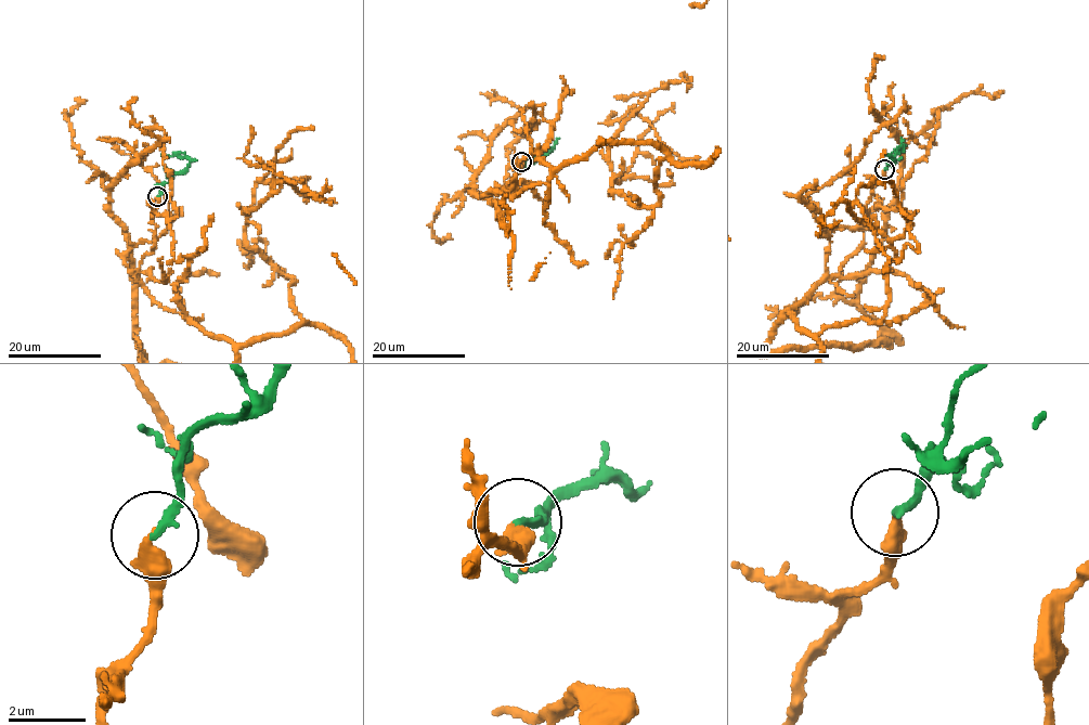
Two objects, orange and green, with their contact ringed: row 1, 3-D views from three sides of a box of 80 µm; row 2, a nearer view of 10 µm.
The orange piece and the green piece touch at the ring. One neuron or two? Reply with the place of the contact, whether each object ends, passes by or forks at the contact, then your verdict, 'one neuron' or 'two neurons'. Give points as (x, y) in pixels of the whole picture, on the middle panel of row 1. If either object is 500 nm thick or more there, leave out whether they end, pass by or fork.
(521, 162) | orange ends | green ends | one neuron

